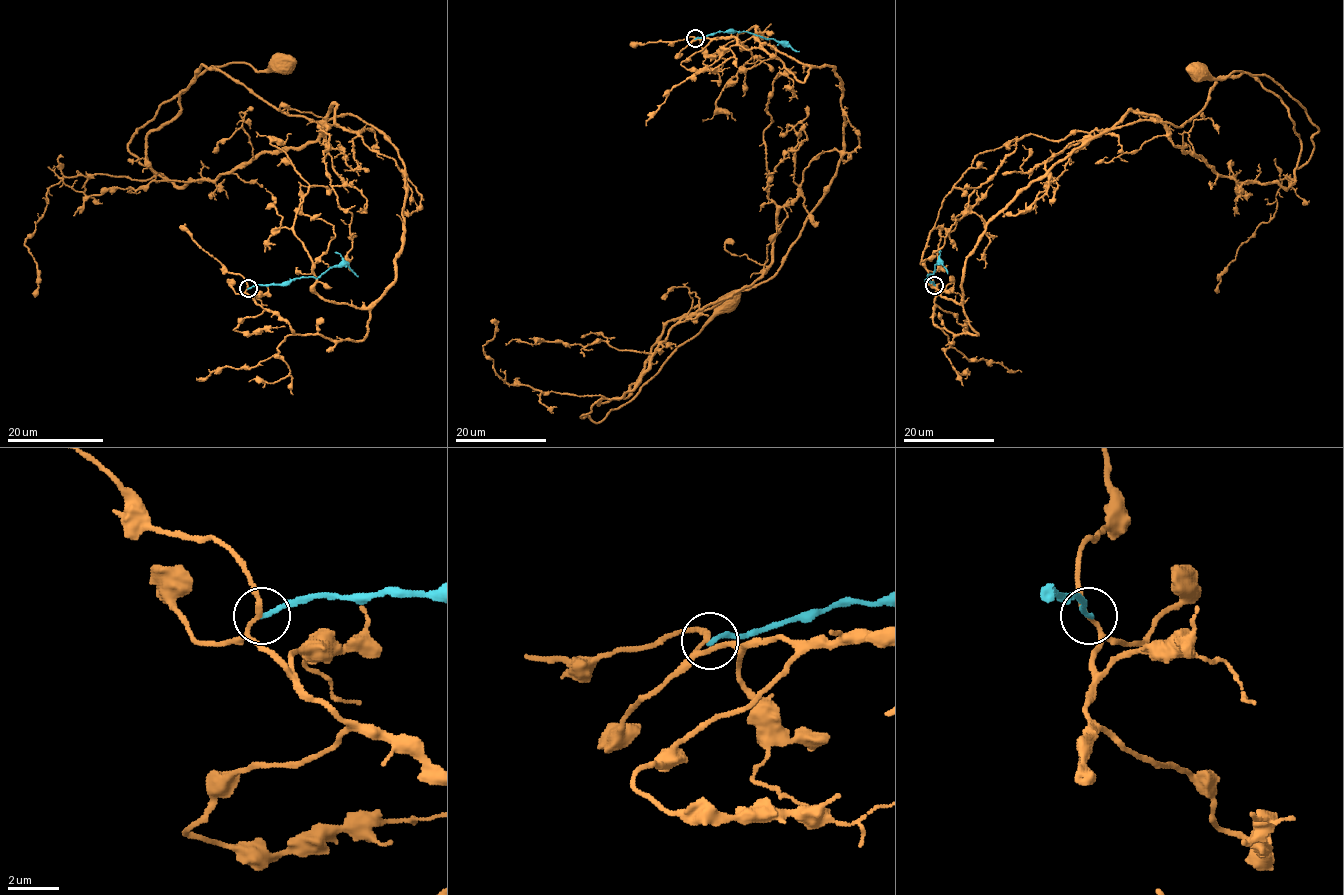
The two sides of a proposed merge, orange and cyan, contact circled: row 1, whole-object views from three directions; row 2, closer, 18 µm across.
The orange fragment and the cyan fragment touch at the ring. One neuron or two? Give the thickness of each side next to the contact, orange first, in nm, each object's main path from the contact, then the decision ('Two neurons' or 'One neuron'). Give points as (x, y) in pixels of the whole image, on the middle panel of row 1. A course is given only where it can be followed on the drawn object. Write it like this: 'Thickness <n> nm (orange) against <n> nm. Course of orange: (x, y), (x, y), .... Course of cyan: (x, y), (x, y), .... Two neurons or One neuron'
Thickness 160 nm (orange) against 190 nm. Course of orange: (694, 39), (803, 82), (833, 66), (844, 148), (804, 170), (765, 272), (581, 417), (728, 303). Course of cyan: (694, 39), (717, 32), (741, 32), (785, 41), (798, 51). Two neurons

